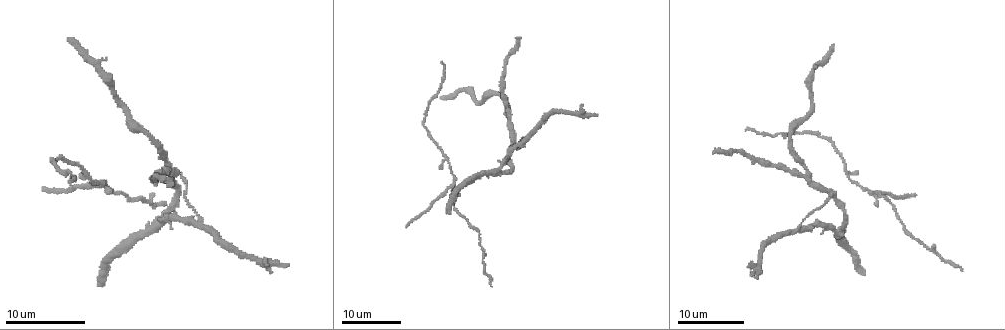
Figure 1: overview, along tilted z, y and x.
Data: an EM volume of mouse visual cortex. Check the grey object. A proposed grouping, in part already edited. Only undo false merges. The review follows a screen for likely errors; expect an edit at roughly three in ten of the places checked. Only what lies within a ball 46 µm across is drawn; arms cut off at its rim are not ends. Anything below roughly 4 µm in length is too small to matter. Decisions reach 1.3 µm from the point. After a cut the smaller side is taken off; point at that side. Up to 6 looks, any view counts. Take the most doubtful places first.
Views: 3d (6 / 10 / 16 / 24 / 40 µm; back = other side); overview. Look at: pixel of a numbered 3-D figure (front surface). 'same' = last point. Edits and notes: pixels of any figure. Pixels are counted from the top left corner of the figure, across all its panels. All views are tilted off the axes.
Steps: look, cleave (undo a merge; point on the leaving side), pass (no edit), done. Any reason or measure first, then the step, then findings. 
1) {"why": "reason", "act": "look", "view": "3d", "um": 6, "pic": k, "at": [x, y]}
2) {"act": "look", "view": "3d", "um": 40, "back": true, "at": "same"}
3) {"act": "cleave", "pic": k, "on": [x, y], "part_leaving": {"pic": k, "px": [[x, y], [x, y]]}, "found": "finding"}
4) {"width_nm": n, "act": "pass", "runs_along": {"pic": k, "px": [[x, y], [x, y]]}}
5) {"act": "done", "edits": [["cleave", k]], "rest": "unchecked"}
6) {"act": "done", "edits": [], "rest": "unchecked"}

{"why": "arms part here", "act": "look", "view": "3d", "um": 24, "pic": 1, "at": [531, 136]}

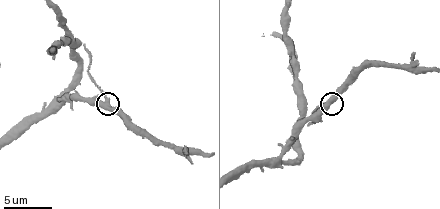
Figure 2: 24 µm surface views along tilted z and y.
{"act": "look", "view": "3d", "um": 10, "pic": 2, "at": [331, 100]}

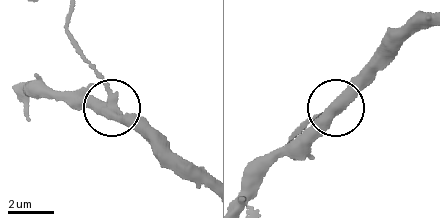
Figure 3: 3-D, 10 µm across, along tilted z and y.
{"arms": 3, "act": "cleave", "pic": 3, "on": [97, 76], "part_leaving": {"pic": 3, "px": [[112, 106], [67, 25], [67, 13]]}, "found": "two cells meet here"}

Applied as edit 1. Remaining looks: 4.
{"act": "look", "view": "overview"}

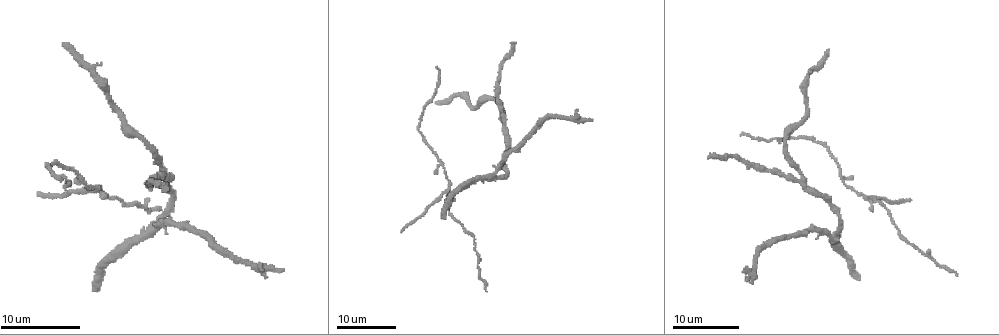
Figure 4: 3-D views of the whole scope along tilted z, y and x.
{"act": "look", "view": "3d", "um": 24, "pic": 4, "at": [870, 202]}

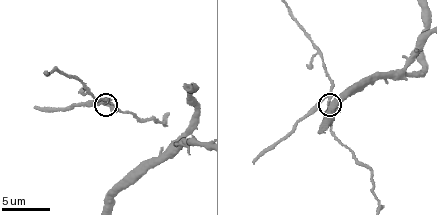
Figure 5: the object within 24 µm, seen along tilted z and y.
{"why": "closer look", "act": "look", "view": "3d", "um": 10, "at": "same"}

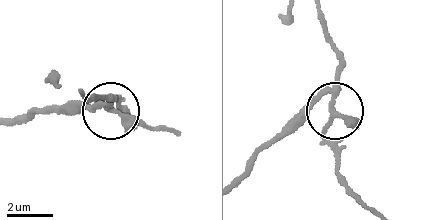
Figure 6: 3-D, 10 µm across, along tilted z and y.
{"width_nm": 210, "act": "cleave", "pic": 6, "on": [128, 113], "part_leaving": {"pic": 6, "px": [[334, 90], [335, 60], [323, 15]]}, "found": "a second cell is stuck on"}

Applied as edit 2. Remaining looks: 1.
{"why": "branch point", "act": "look", "view": "3d", "um": 16, "pic": 2, "at": [297, 77]}

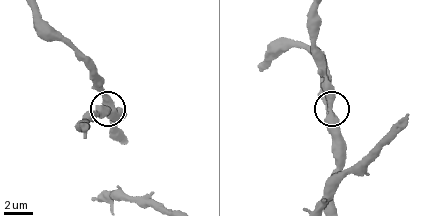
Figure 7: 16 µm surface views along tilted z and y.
{"act": "pass", "found": "one cell here"}

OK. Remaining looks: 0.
{"act": "done", "edits": [["cleave", 3], ["cleave", 6]], "rest": "unchecked"}

